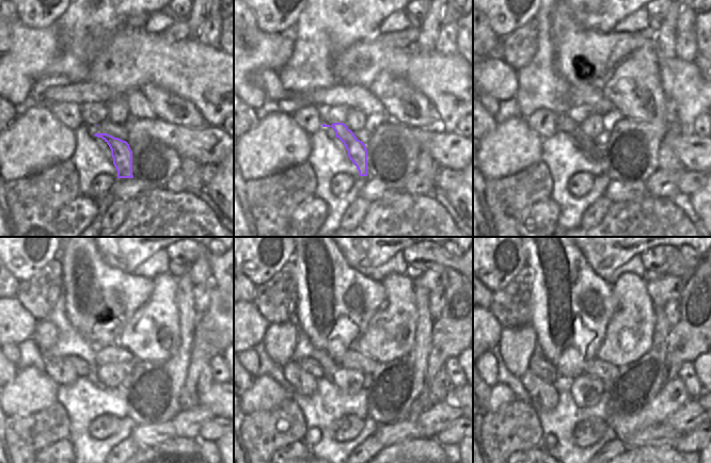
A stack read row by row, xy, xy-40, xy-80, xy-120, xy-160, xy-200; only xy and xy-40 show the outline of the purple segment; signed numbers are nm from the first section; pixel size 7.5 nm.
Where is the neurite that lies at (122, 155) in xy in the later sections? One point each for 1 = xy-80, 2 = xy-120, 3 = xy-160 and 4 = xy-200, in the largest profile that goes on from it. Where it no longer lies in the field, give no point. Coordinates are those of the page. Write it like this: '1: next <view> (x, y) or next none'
1: next xy-80 (593, 150)
2: next xy-120 (83, 369)
3: next xy-160 (311, 365)
4: next xy-200 (541, 367)

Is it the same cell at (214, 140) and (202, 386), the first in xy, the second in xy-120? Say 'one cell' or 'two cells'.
two cells

